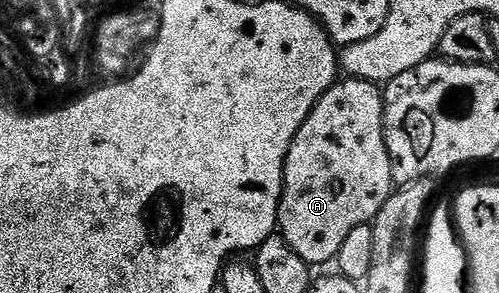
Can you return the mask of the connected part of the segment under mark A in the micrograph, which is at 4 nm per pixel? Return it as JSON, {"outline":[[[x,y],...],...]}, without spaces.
{"outline":[[[342,78],[323,93],[307,121],[303,121],[295,141],[291,141],[291,149],[285,158],[285,184],[281,190],[277,225],[287,245],[291,245],[307,264],[332,264],[351,229],[364,223],[372,224],[387,197],[395,190],[393,166],[385,144],[384,104],[383,91],[378,84]]]}

